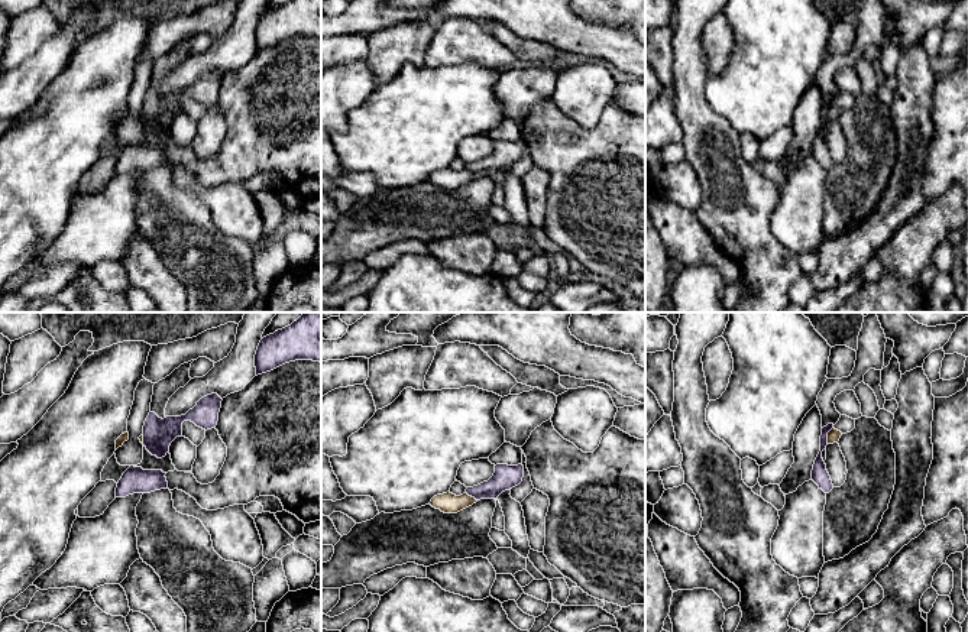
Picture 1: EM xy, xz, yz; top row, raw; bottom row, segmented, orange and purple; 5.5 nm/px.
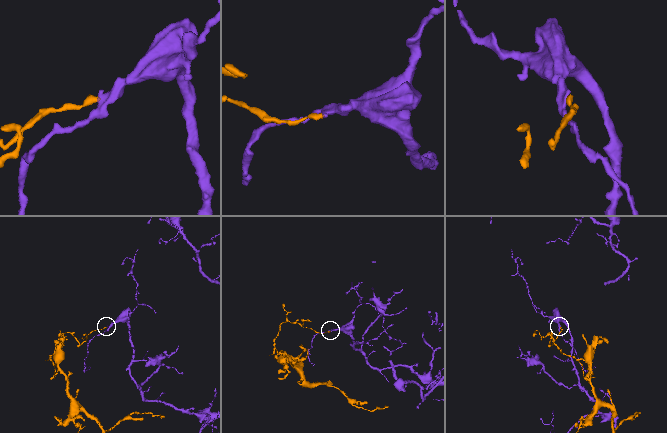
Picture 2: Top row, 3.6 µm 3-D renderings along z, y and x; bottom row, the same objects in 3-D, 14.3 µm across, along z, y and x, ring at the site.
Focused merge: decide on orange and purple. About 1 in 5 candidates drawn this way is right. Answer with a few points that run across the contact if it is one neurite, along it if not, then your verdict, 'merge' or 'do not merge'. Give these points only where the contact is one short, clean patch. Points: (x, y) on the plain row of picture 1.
line yz (832, 103), (826, 119); do not merge

